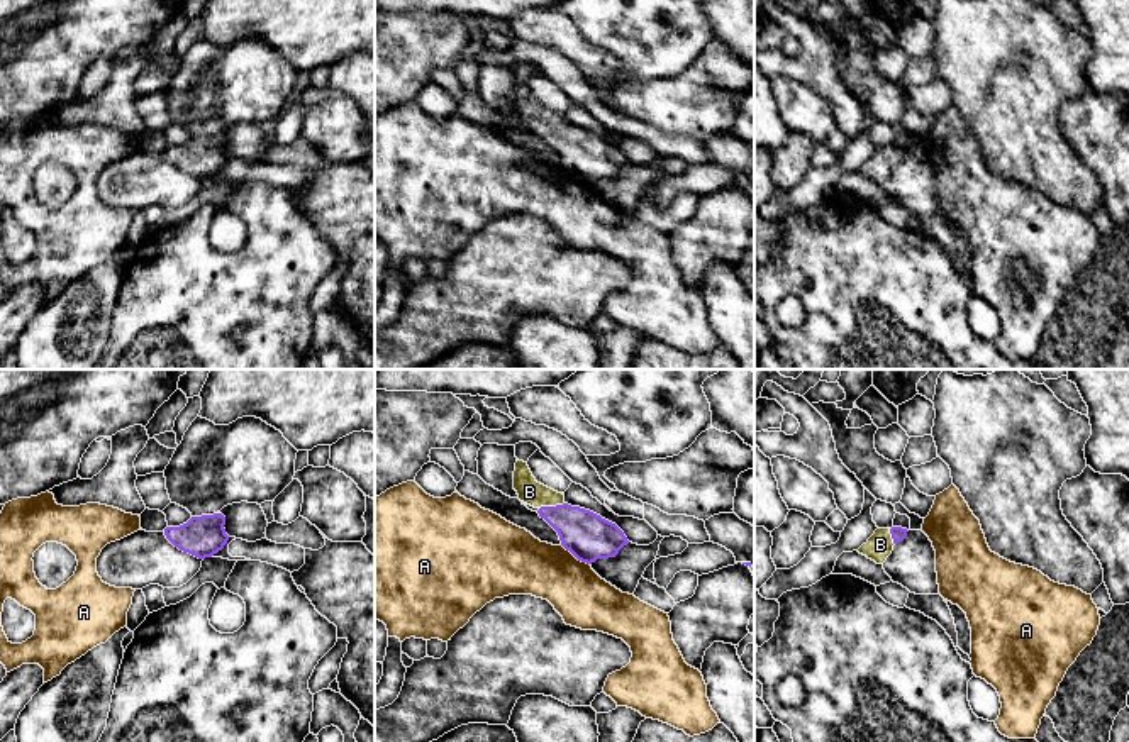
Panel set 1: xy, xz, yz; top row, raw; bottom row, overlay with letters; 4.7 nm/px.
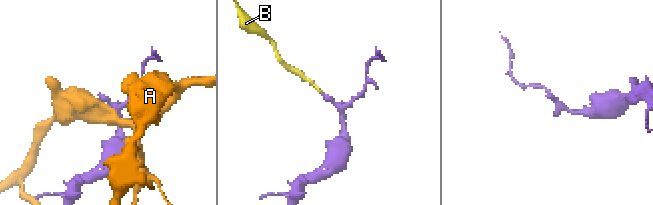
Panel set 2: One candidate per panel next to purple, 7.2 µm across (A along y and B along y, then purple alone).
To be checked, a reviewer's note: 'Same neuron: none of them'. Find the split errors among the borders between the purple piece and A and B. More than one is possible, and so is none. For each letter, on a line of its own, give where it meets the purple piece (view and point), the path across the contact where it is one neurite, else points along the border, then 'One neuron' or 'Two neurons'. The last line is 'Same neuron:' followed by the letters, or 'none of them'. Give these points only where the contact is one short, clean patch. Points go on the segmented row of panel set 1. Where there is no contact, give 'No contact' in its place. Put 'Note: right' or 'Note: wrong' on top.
Note: wrong
A: Touches purple at xz (575, 556). Boundary: xz (560, 544), (589, 564). Two neurons
B: Touches purple at xz (551, 507). Path across: xz (587, 536), (551, 507), (541, 497), (529, 492). One neuron
Same neuron: B

